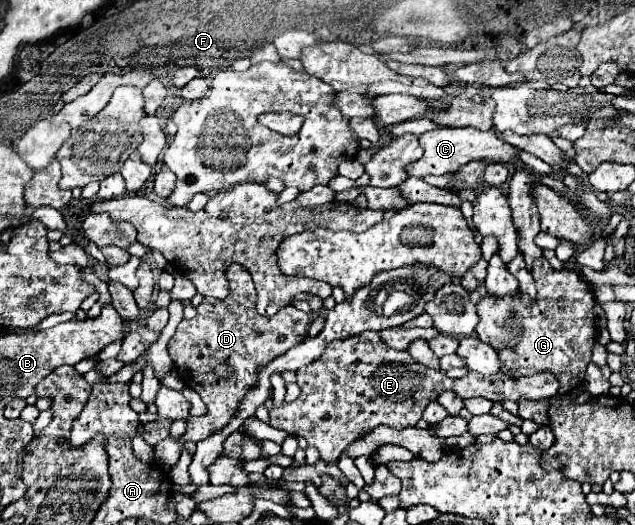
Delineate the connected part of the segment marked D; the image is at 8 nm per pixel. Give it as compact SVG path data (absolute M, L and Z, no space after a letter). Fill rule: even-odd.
M230 265L226 269L226 279L230 285L228 297L206 297L198 305L198 315L194 319L182 319L174 337L168 343L168 353L176 365L178 375L182 377L186 387L194 389L204 399L208 411L200 417L190 417L186 433L180 439L168 435L168 439L160 441L154 447L156 459L166 467L176 465L186 441L198 443L228 425L230 419L238 413L242 399L256 385L260 367L268 365L280 353L286 353L292 345L300 343L306 337L310 315L296 309L294 305L282 307L272 317L256 313L256 291L252 287L250 273L242 265ZM216 361L228 361L234 369L232 377L216 377L212 373L212 365Z

